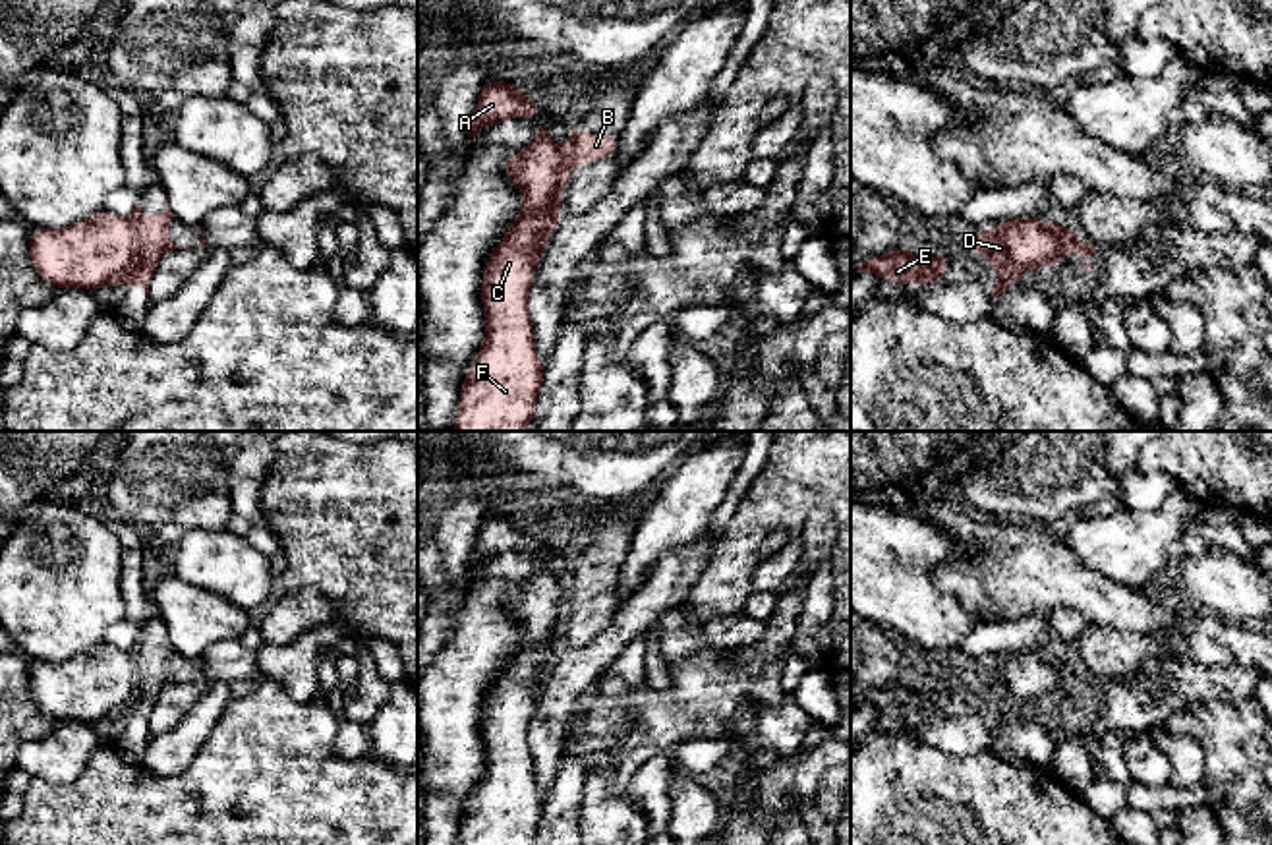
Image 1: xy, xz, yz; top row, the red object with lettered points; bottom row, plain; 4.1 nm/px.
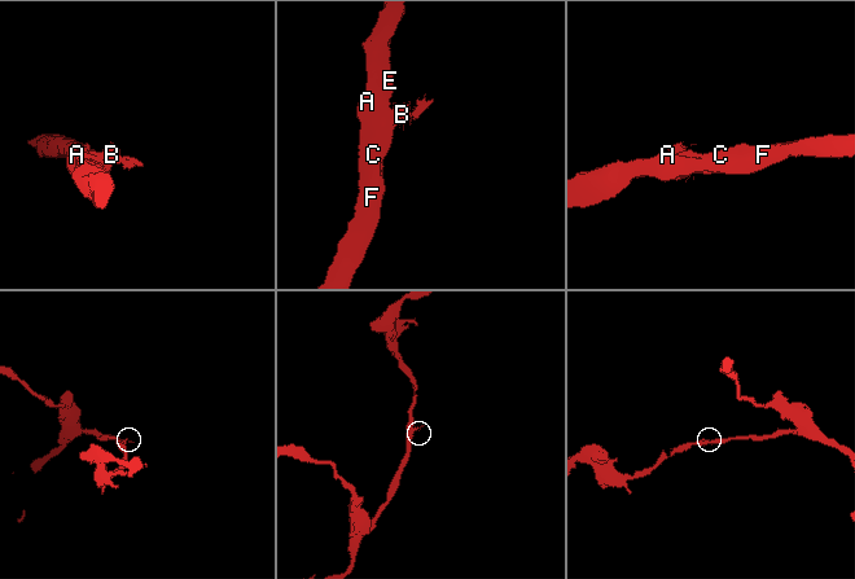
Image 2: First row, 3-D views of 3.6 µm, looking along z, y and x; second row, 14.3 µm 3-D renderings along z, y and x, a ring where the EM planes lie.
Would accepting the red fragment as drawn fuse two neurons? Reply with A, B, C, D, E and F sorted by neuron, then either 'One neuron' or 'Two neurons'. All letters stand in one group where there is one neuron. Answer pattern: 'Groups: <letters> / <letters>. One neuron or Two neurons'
Groups: A C D E F / B. Two neurons

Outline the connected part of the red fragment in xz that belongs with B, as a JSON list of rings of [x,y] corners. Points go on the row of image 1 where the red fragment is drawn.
[[[572,124],[572,135],[568,145],[563,149],[563,168],[566,182],[570,178],[570,170],[576,164],[617,157],[617,153],[619,137],[607,133],[580,133],[576,124]]]

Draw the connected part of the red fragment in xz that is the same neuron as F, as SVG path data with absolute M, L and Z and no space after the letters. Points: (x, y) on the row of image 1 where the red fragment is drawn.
M545 126L528 149L505 160L505 176L524 193L524 207L483 271L485 342L460 387L454 431L526 431L543 381L545 362L535 354L528 296L537 259L563 215L561 197L566 184L563 149L551 141Z

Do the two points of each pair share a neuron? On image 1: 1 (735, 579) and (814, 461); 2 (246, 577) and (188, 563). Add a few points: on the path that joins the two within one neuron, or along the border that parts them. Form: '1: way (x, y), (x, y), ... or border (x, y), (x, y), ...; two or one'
1: way (739, 546), (762, 509), (764, 495), (781, 478); one
2: way (232, 569), (225, 563), (202, 563); one

